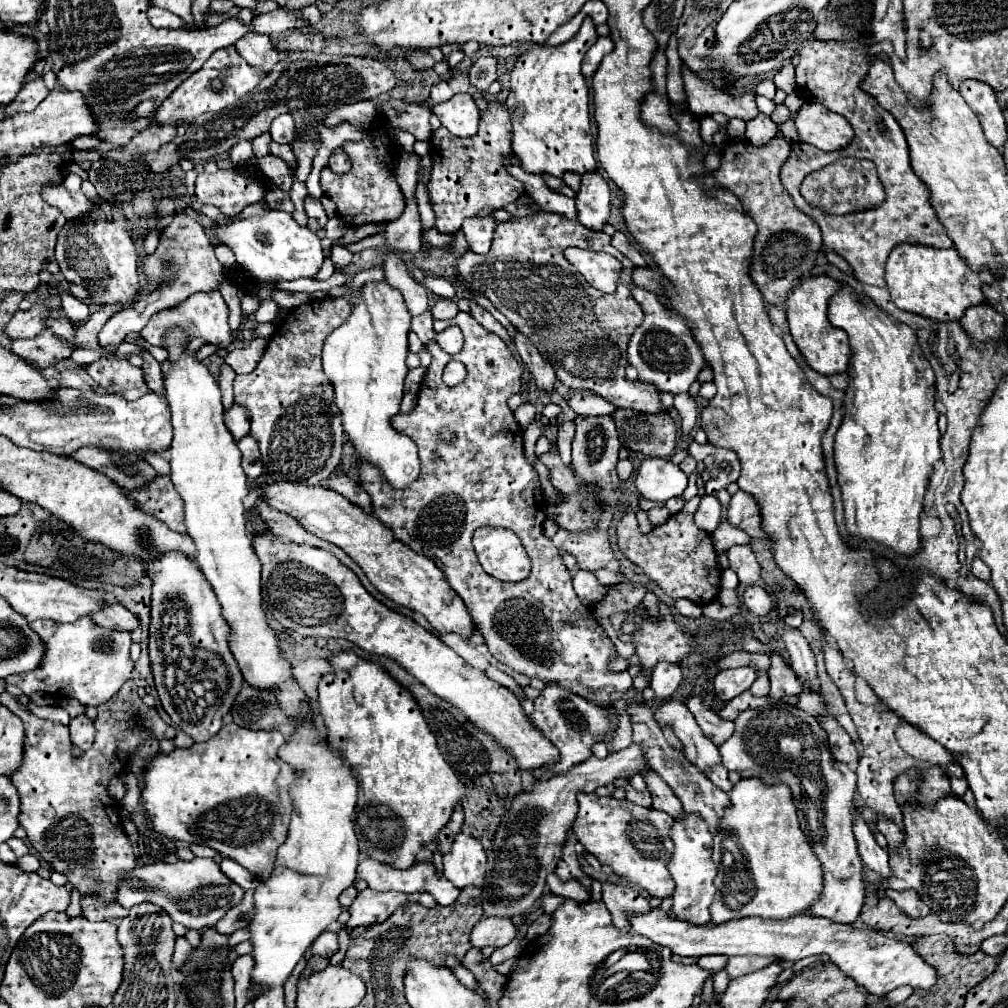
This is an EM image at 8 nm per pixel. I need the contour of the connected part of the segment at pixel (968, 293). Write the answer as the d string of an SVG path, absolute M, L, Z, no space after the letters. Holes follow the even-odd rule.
M907 242L895 246L885 264L885 280L895 306L939 322L960 320L967 308L983 302L985 296L981 292L981 286L991 284L993 282L991 276L993 274L987 270L973 274L955 248L939 250L923 244L911 246ZM969 276L975 276L977 284L975 282L969 284L967 282Z

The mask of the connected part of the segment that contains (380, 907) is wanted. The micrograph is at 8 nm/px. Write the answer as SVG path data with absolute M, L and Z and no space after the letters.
M371 888L357 894L353 904L349 906L347 928L363 926L363 924L379 924L385 922L397 906L407 902L407 894L401 892L375 892Z

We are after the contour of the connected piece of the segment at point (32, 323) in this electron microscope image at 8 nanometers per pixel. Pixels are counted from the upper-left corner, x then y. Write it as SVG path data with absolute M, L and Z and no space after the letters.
M33 306L27 312L15 312L9 324L5 326L3 334L7 334L11 340L17 338L33 338L45 328L45 318L49 318L51 312L43 306Z

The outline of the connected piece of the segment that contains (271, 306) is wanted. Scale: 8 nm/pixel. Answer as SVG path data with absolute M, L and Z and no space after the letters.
M268 295L268 297L260 303L254 315L257 322L266 323L273 321L277 318L278 314L279 310L276 303L271 299L271 296Z

